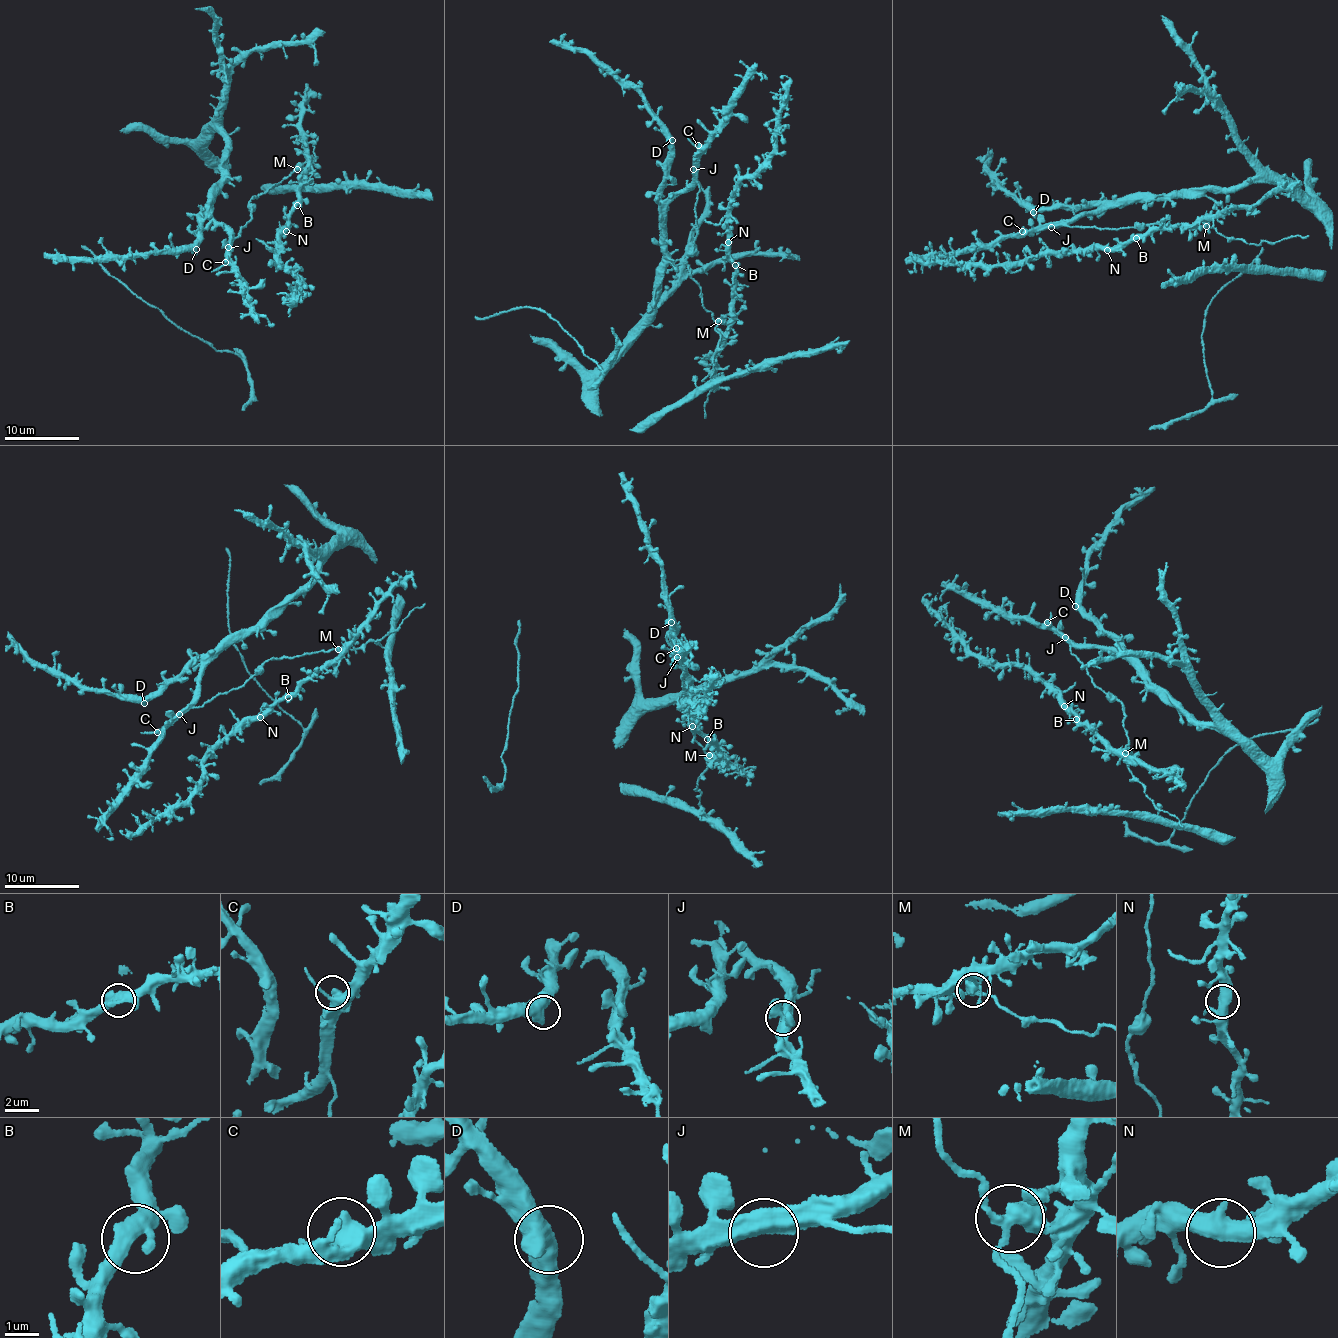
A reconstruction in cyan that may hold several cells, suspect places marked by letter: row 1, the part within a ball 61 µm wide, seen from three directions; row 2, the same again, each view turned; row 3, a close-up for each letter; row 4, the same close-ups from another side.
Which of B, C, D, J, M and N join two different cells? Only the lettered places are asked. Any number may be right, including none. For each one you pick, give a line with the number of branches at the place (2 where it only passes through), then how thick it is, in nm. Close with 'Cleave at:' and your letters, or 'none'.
J: 2 branches meet; 550 nm thick
M: 3 branches meet; 380 nm thick
Cleave at: J, M

